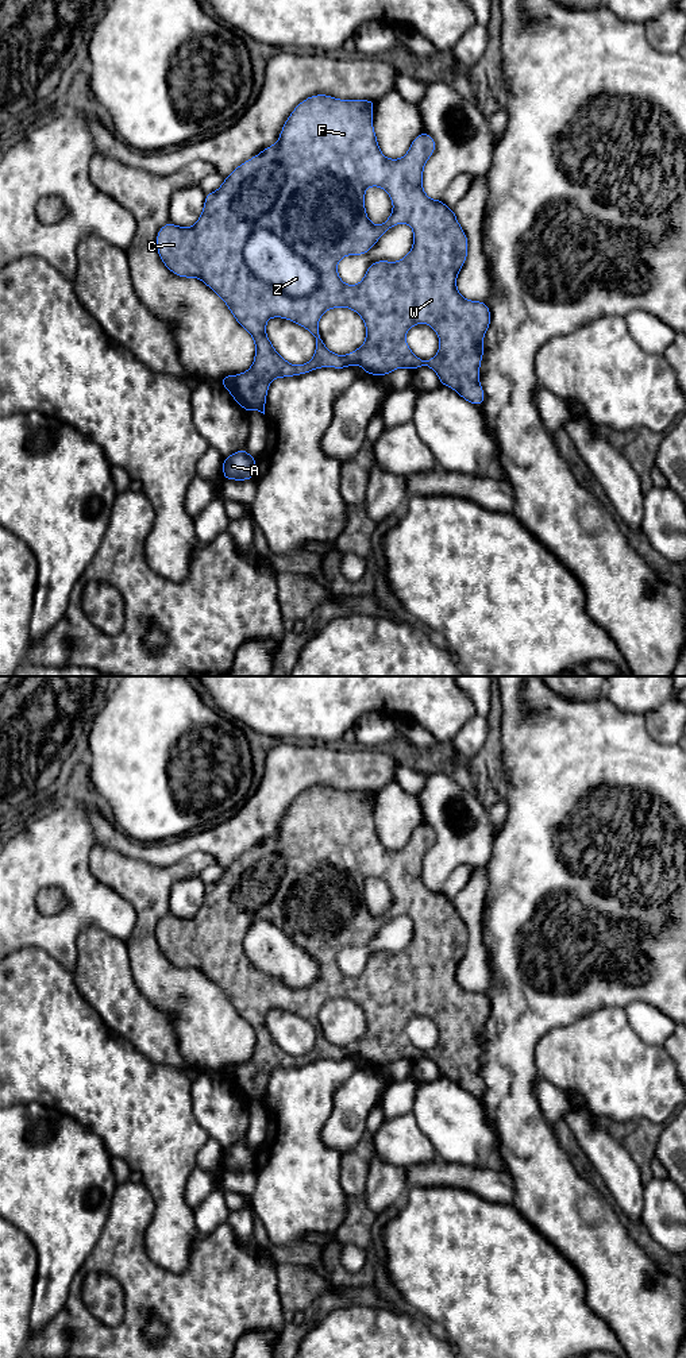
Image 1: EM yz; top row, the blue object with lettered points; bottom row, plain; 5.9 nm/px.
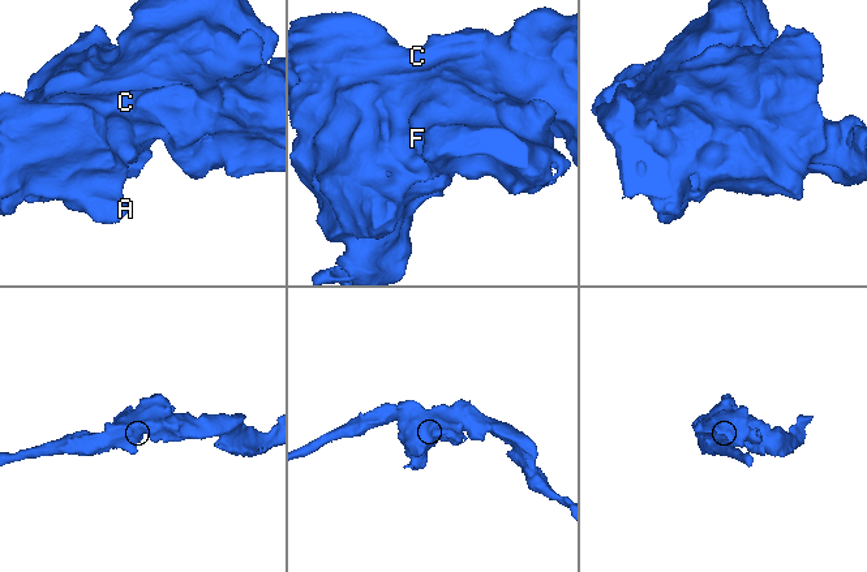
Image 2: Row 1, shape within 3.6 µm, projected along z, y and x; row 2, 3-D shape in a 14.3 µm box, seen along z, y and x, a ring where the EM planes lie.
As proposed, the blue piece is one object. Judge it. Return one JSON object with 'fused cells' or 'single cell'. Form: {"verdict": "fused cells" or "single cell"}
{"verdict": "fused cells"}

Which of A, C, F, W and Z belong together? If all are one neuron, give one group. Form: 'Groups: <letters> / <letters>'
Groups: A C F W / Z

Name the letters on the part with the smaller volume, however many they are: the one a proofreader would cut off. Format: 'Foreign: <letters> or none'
Foreign: Z

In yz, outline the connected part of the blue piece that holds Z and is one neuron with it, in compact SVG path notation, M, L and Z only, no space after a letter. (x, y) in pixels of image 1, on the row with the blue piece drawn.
M251 232L243 248L243 259L255 277L280 288L286 296L308 296L317 286L317 270L297 255L277 232Z

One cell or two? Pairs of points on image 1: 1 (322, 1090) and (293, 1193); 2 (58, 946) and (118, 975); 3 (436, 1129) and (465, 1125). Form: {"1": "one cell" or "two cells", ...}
{"1": "one cell", "2": "two cells", "3": "one cell"}

